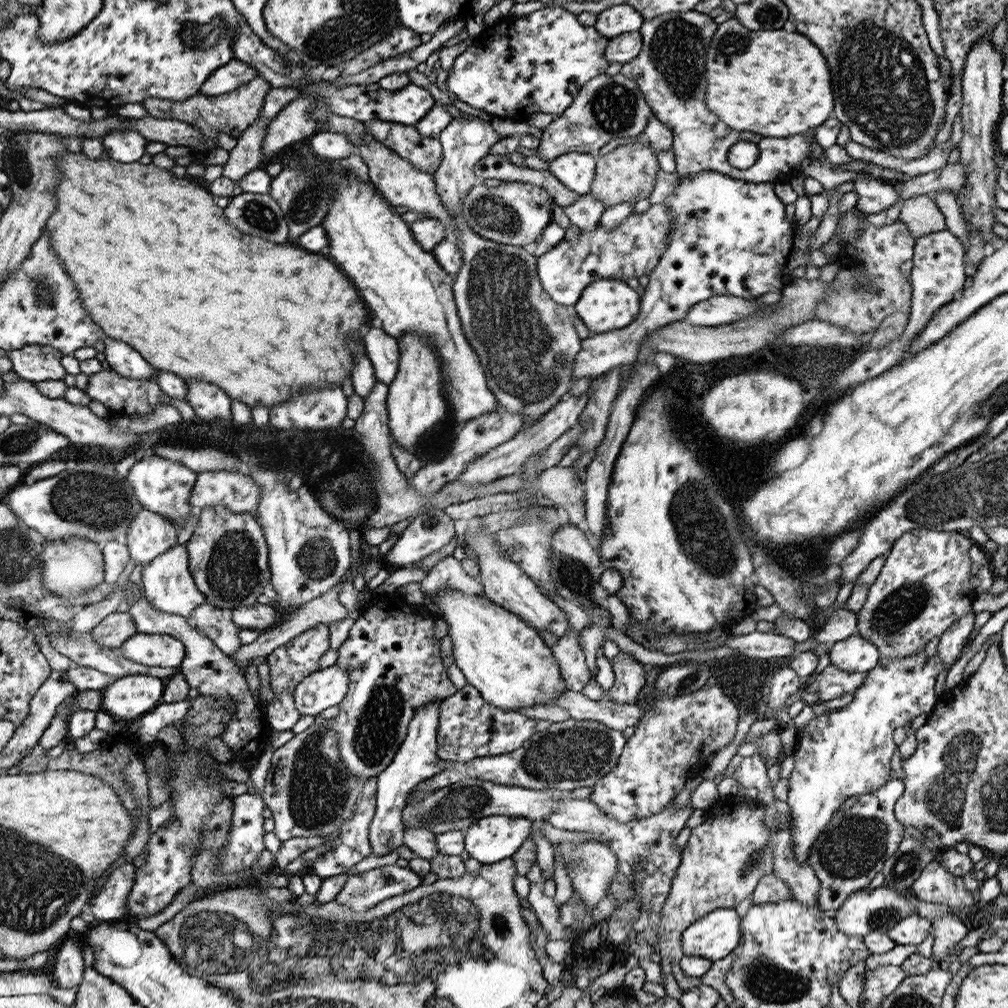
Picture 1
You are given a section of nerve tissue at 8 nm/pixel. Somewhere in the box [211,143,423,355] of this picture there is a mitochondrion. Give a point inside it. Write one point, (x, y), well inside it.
(305, 205)

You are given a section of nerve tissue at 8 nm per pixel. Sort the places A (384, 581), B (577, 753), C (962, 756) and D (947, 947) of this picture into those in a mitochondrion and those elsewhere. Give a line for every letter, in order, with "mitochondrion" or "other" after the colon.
A: other
B: mitochondrion
C: mitochondrion
D: other

